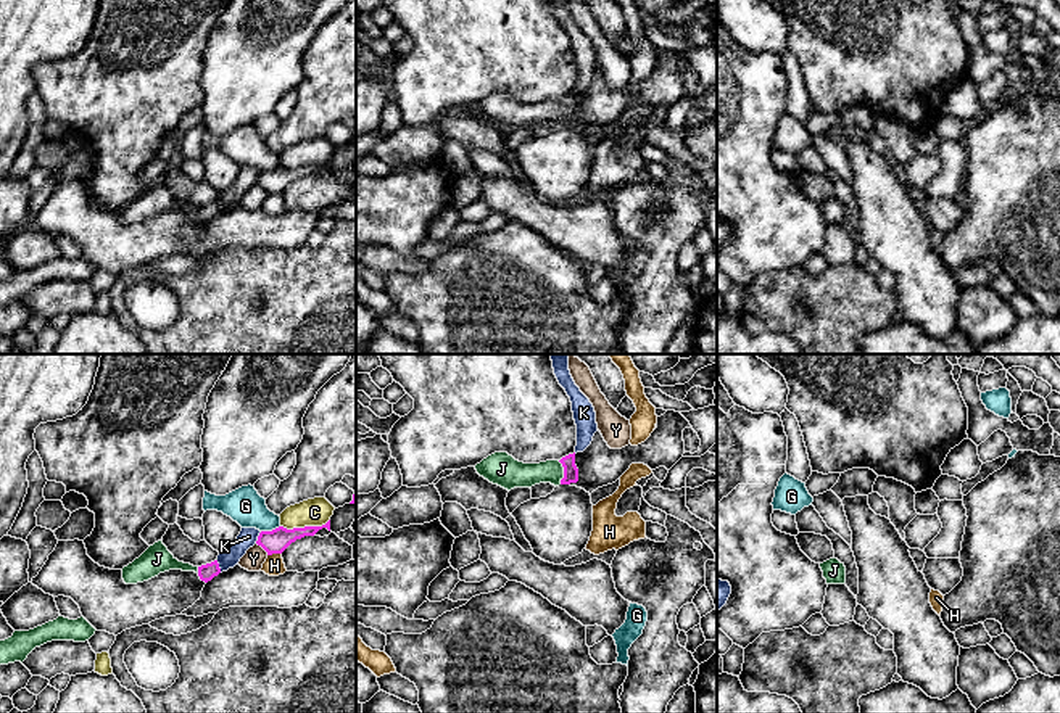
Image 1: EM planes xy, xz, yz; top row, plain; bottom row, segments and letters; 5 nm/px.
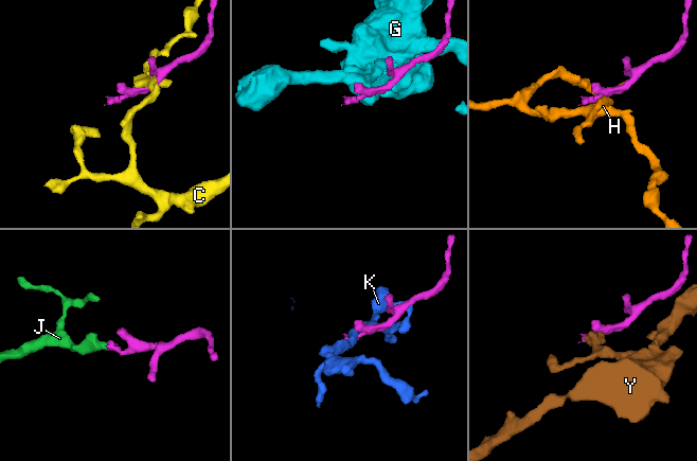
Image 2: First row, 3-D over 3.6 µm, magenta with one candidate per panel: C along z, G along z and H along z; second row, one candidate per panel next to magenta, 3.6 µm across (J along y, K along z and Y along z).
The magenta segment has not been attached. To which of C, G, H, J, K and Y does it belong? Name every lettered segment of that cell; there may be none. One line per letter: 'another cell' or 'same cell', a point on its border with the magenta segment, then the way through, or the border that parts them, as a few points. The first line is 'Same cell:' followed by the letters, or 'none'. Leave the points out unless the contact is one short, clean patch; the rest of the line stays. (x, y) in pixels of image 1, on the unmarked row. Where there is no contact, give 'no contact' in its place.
Same cell: J
C: another cell | xy (305, 166)
G: another cell | xy (269, 171)
H: another cell | xy (274, 192) | along xy (281, 192), (268, 195)
J: same cell | xz (564, 111) | across xz (571, 111), (564, 111), (514, 113)
K: another cell | xy (258, 177)
Y: another cell | xy (263, 187) | along xy (256, 182), (268, 193)

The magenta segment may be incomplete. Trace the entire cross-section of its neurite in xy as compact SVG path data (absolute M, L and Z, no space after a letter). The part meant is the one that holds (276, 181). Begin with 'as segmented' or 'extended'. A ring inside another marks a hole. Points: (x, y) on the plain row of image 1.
as segmented | M330 159L322 166L304 166L293 169L279 166L272 171L261 171L256 183L261 185L267 192L267 195L282 193L296 179L314 175L322 167L327 167L330 171Z

